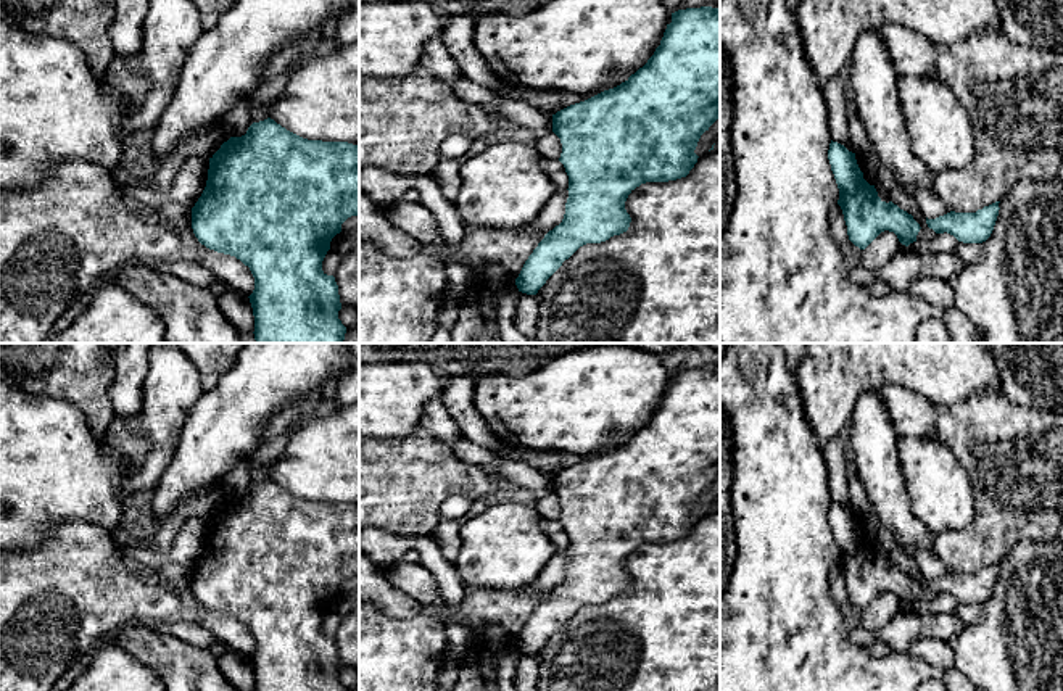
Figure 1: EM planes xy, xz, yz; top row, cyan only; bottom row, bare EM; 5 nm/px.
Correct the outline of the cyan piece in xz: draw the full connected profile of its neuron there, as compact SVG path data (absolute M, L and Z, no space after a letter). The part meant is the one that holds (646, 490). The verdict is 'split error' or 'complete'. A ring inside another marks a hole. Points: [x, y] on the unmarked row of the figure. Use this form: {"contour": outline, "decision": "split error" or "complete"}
{"contour": "M686 369L672 374L660 406L647 424L620 446L552 475L552 493L560 499L559 522L569 536L569 559L559 586L549 591L525 622L515 646L536 656L546 641L586 604L601 604L628 591L631 578L625 570L628 556L646 543L668 543L686 538L697 523L694 514L701 496L720 478L720 370Z", "decision": "complete"}

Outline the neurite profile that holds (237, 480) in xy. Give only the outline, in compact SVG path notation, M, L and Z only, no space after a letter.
M251 456L242 457L222 478L222 493L232 498L246 494L251 485Z

